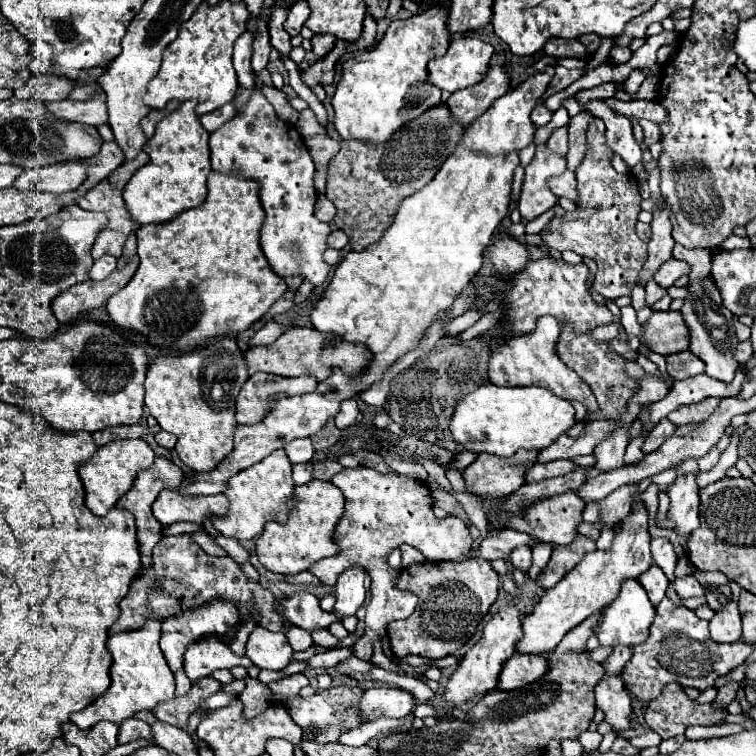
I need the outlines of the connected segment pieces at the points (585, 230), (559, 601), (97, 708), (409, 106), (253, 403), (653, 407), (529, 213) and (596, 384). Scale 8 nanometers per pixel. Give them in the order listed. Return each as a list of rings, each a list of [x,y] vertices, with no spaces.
[[[601,119],[589,121],[587,141],[589,149],[581,165],[575,169],[581,205],[577,205],[575,211],[565,213],[561,219],[551,219],[549,225],[541,231],[543,243],[539,247],[545,251],[569,249],[581,257],[593,259],[599,267],[593,279],[593,289],[607,299],[617,299],[621,295],[631,295],[631,289],[647,257],[647,243],[643,243],[635,233],[637,215],[641,211],[641,197],[635,177],[631,173],[621,175],[613,169],[611,159],[615,153],[605,141],[605,123]]]
[[[645,507],[625,517],[623,529],[615,533],[611,551],[587,553],[573,571],[569,571],[555,587],[547,589],[541,601],[535,605],[533,613],[521,619],[523,637],[519,639],[519,645],[515,645],[515,653],[551,653],[569,631],[595,611],[609,605],[617,597],[625,579],[637,579],[641,573],[645,573],[653,565],[647,521],[649,517]]]
[[[155,619],[147,621],[141,631],[111,635],[107,641],[107,649],[113,657],[111,687],[101,697],[97,697],[91,705],[81,709],[79,713],[73,713],[71,723],[77,725],[79,729],[91,729],[99,721],[113,721],[121,725],[125,719],[135,717],[137,711],[143,709],[153,711],[161,701],[173,699],[175,677],[167,661],[161,657],[159,637],[161,637],[161,623]]]
[[[431,5],[419,15],[413,15],[403,21],[393,21],[375,49],[363,51],[343,63],[343,77],[335,85],[335,93],[331,99],[333,111],[335,111],[333,125],[337,133],[341,135],[341,139],[345,141],[357,139],[357,141],[373,143],[373,145],[385,143],[401,125],[413,121],[427,109],[441,105],[441,89],[437,89],[435,85],[427,81],[427,75],[429,75],[427,63],[433,57],[445,55],[449,47],[449,31],[445,29],[447,27],[445,23],[447,23],[447,9],[441,5]]]
[[[255,373],[245,381],[241,393],[237,395],[237,423],[255,425],[259,419],[263,419],[269,413],[279,393],[305,395],[311,393],[315,385],[317,381],[309,375],[287,379],[287,377],[267,375],[267,373]]]
[[[741,367],[737,369],[737,375],[731,385],[715,381],[707,375],[697,375],[697,377],[689,377],[683,381],[675,381],[673,389],[661,401],[649,405],[651,421],[657,425],[663,417],[667,417],[671,411],[679,409],[681,405],[699,403],[705,397],[719,397],[719,399],[721,397],[735,397],[739,393],[743,381],[745,381],[745,373]]]
[[[537,145],[533,161],[525,167],[525,181],[517,205],[525,221],[533,221],[557,203],[557,197],[553,197],[547,181],[563,171],[565,157],[557,157],[557,153],[553,153],[547,145]]]
[[[563,321],[559,343],[557,343],[557,353],[565,361],[565,365],[569,365],[571,369],[575,369],[579,373],[579,377],[591,387],[593,395],[597,397],[599,409],[597,409],[597,413],[587,413],[585,423],[593,423],[599,419],[619,421],[621,415],[627,411],[627,401],[639,389],[639,379],[629,377],[625,373],[625,359],[609,349],[609,341],[597,341],[591,335],[591,331],[577,335],[577,333],[573,333],[573,329],[569,329],[569,321]]]

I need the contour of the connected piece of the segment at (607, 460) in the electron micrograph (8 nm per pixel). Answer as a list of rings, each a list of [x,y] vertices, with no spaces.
[[[629,425],[615,427],[607,435],[607,439],[597,443],[597,447],[593,451],[593,455],[597,457],[597,465],[595,467],[599,467],[601,471],[611,471],[615,467],[621,467],[627,443],[629,443]]]

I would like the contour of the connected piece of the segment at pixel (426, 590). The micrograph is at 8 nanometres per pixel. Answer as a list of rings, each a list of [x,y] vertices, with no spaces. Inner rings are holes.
[[[469,559],[463,563],[421,563],[403,569],[397,587],[413,591],[419,597],[419,603],[409,619],[393,621],[387,627],[393,655],[419,655],[435,661],[453,655],[467,643],[467,637],[471,639],[499,595],[499,575],[485,559]]]

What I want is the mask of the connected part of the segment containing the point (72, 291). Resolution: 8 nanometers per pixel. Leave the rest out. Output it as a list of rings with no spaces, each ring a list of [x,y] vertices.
[[[135,255],[129,259],[129,263],[123,269],[113,271],[111,277],[107,277],[103,281],[89,279],[85,283],[69,287],[65,293],[55,297],[55,301],[51,303],[55,317],[59,319],[59,323],[71,323],[79,315],[93,311],[97,307],[103,307],[113,293],[117,293],[131,281],[137,267],[139,267],[139,257]]]

